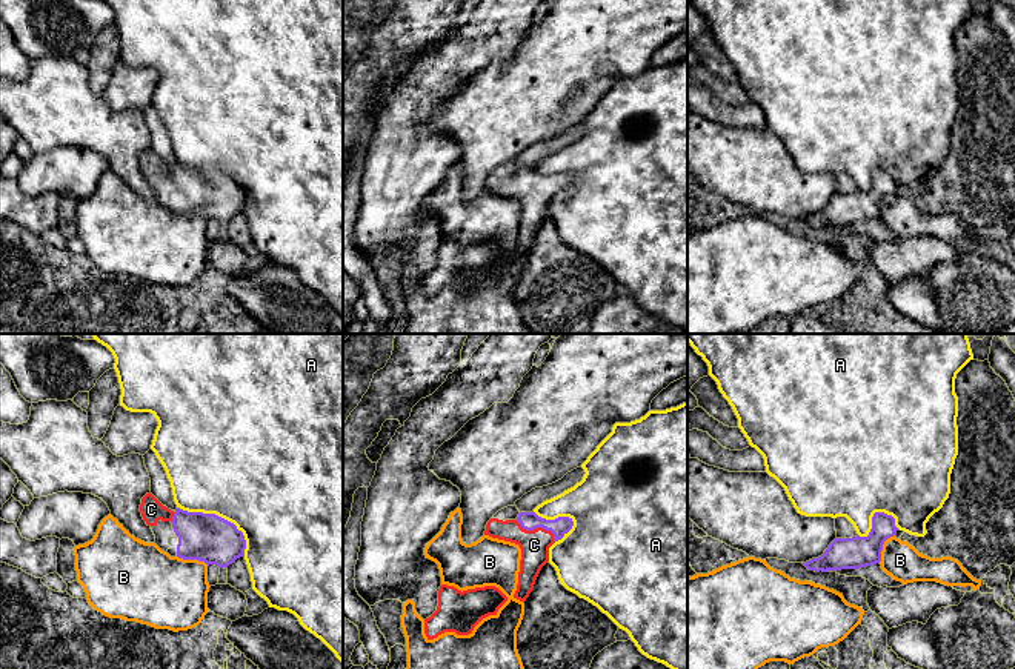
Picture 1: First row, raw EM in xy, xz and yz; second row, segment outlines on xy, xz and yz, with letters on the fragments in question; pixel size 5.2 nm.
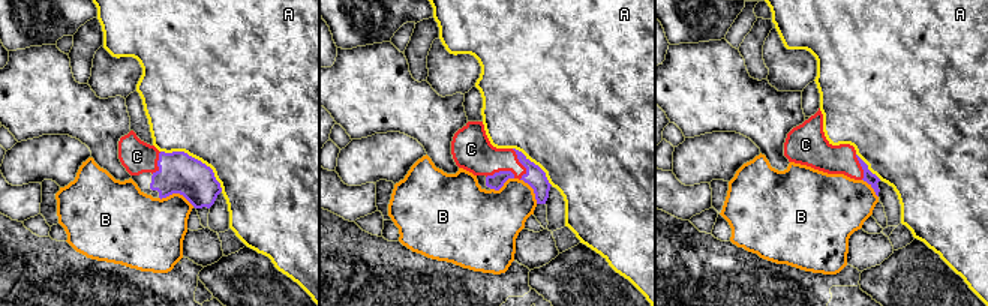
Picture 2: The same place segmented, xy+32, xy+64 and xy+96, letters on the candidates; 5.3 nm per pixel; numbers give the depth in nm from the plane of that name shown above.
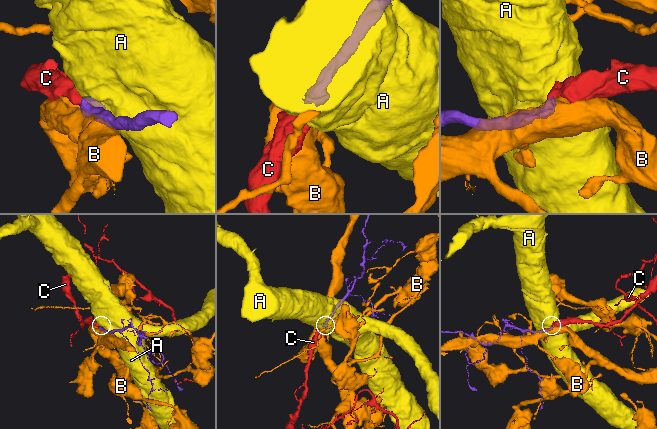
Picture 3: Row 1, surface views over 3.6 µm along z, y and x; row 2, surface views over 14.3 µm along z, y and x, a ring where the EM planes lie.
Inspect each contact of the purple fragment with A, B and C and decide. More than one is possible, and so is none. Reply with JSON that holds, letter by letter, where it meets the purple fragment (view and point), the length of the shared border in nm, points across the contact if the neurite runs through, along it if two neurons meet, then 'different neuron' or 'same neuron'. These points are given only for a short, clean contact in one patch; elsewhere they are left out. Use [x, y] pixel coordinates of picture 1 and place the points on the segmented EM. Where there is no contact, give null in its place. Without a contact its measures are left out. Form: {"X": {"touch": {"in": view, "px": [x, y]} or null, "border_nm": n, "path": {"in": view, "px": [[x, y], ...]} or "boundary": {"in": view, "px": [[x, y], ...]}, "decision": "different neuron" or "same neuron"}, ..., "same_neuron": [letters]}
{"A": {"touch": {"in": "xy", "px": [220, 517]}, "border_nm": 440, "decision": "different neuron"}, "B": {"touch": {"in": "xy", "px": [193, 559]}, "border_nm": 180, "boundary": {"in": "xy", "px": [[177, 555], [186, 560], [203, 560], [208, 565]]}, "decision": "different neuron"}, "C": {"touch": {"in": "xz", "px": [537, 526]}, "border_nm": 240, "path": {"in": "xz", "px": [[529, 520], [537, 526], [534, 545]]}, "decision": "same neuron"}, "same_neuron": ["C"]}

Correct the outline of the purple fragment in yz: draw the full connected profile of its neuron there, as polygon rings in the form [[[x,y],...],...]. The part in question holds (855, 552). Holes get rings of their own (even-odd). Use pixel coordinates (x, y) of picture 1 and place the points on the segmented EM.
[[[875,512],[867,537],[835,538],[824,554],[803,563],[809,571],[860,569],[881,561],[883,544],[897,534],[895,518]]]

